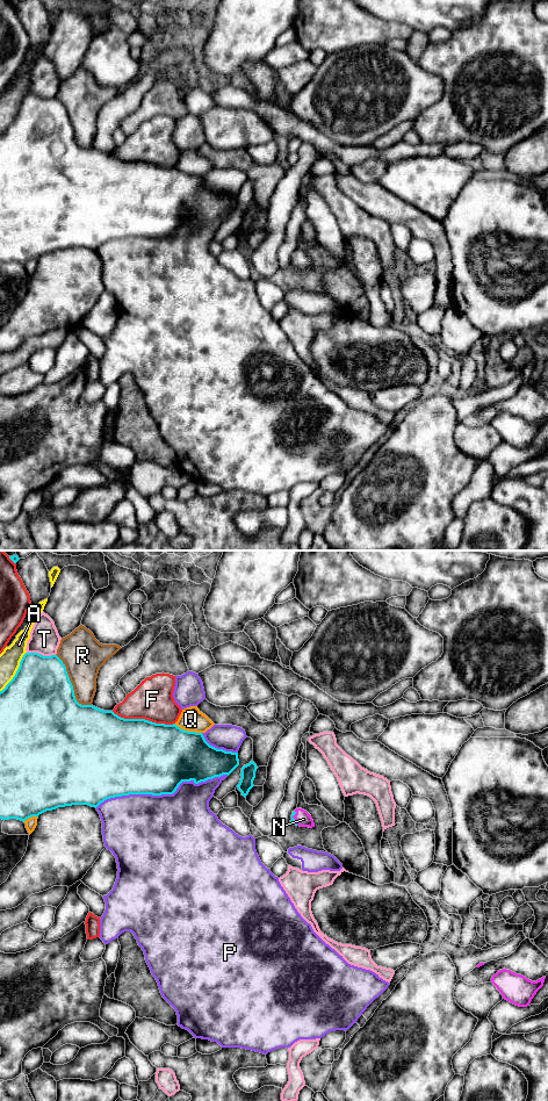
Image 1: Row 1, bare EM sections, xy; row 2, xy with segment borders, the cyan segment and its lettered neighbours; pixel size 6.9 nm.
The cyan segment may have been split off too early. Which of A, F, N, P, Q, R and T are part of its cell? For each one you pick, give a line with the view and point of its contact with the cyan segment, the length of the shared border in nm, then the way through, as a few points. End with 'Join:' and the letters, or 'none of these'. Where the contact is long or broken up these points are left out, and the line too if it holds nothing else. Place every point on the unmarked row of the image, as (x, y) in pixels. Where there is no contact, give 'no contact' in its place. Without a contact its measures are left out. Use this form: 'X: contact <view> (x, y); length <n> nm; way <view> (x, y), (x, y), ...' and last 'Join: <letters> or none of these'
N: contact xy (293, 260); length 110 nm; way xy (293, 263), (293, 260), (303, 261)
Join: N

